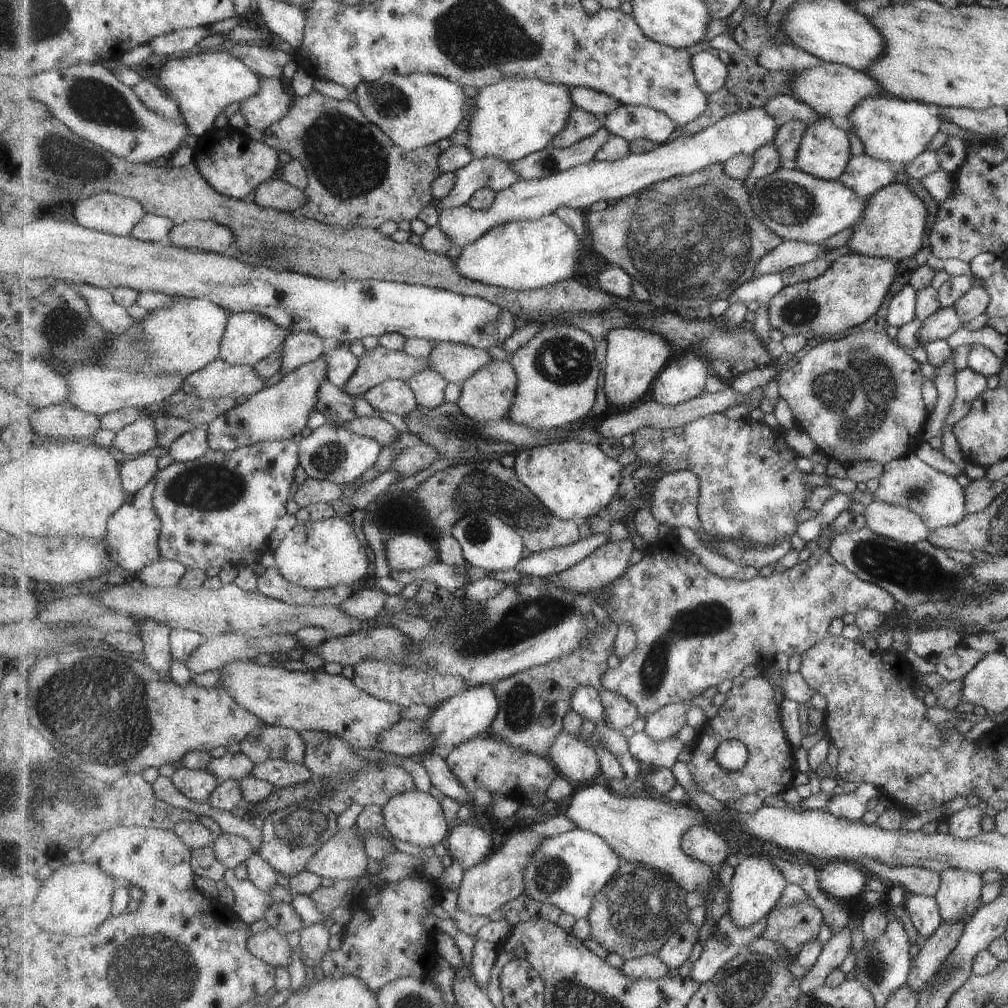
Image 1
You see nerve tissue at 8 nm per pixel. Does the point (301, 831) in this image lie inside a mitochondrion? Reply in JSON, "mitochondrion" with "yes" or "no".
{"mitochondrion":"yes"}

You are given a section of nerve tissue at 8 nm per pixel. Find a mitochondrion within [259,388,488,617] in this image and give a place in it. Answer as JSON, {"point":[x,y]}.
{"point":[327,459]}

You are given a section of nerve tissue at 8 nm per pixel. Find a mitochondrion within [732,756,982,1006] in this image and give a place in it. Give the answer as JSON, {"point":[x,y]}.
{"point":[877,972]}

